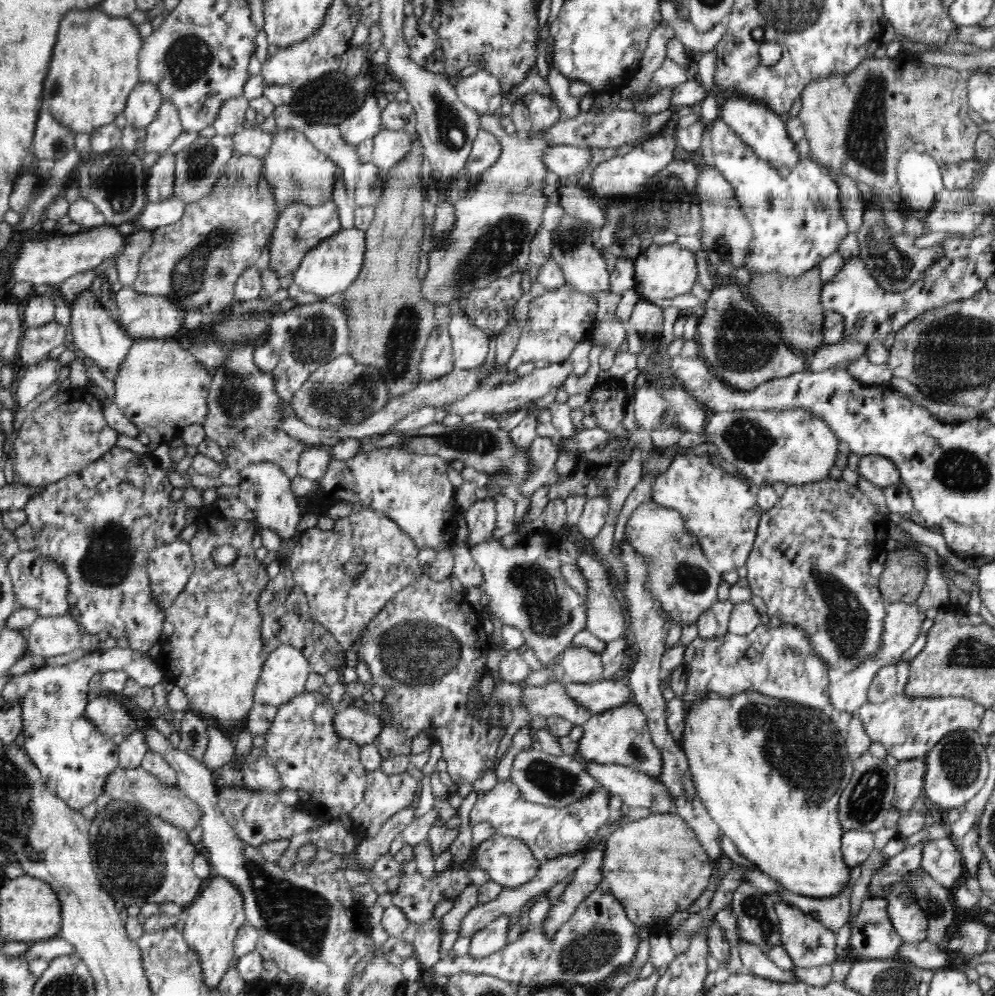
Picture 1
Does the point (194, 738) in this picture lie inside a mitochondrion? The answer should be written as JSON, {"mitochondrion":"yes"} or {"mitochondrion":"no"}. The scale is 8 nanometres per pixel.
{"mitochondrion":"yes"}

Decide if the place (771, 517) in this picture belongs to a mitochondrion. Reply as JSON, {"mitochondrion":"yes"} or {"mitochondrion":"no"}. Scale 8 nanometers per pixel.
{"mitochondrion":"no"}

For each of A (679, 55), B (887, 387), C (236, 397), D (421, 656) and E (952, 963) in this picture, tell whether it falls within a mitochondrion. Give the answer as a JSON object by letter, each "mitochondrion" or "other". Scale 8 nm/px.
{"A":"other","B":"other","C":"mitochondrion","D":"mitochondrion","E":"other"}

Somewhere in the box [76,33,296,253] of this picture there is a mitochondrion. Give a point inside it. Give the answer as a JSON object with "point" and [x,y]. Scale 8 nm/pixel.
{"point":[121,187]}

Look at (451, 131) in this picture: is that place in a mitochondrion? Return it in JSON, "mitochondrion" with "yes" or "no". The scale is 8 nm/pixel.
{"mitochondrion":"yes"}

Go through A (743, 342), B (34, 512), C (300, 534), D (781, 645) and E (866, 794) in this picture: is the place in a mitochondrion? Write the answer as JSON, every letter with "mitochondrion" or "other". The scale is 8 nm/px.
{"A":"mitochondrion","B":"other","C":"other","D":"other","E":"mitochondrion"}

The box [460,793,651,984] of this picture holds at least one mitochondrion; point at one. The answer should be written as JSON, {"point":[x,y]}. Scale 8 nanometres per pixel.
{"point":[592,950]}

